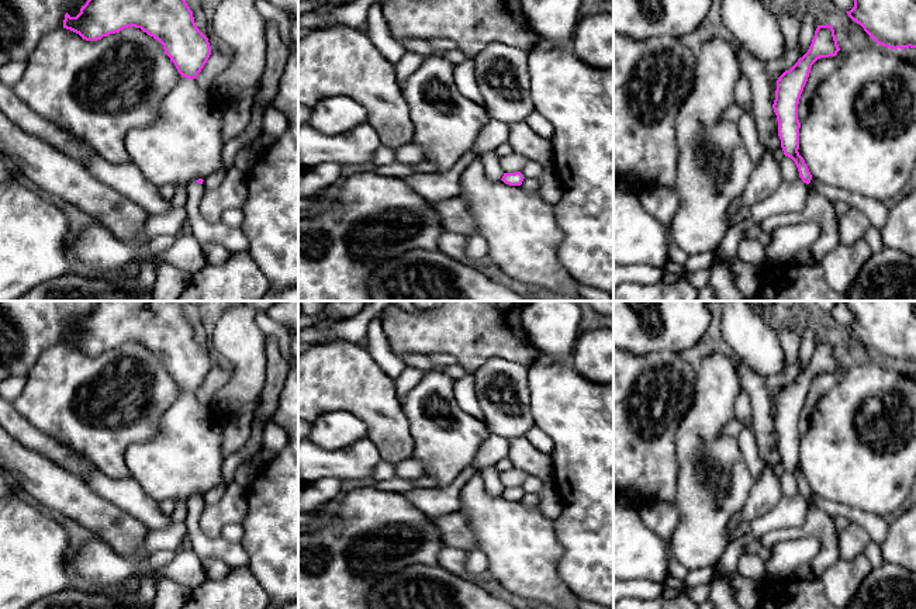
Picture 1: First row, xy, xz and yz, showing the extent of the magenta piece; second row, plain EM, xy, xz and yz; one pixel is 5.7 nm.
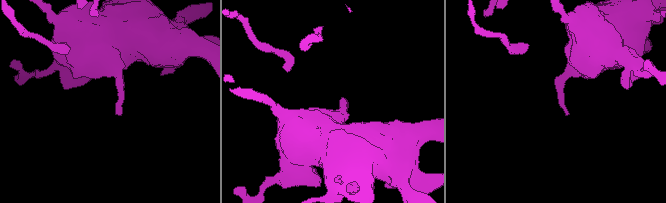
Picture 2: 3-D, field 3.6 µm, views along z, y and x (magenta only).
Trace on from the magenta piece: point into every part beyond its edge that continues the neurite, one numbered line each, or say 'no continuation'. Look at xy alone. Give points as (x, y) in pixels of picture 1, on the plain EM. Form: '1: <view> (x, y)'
1: xy (232, 554)

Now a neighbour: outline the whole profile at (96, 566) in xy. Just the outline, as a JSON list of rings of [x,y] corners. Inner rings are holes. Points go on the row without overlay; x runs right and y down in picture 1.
[[[96,533],[80,547],[75,557],[68,560],[68,570],[79,586],[91,589],[107,589],[134,574],[131,560],[115,553],[113,547]]]

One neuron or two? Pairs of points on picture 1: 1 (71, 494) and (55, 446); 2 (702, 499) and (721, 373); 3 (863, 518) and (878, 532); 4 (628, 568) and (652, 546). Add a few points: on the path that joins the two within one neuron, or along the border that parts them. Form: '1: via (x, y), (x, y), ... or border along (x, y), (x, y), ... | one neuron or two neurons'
1: via (59, 483), (55, 478), (55, 457) | one neuron
2: via (692, 469), (697, 435), (714, 404) | one neuron
3: via (867, 521), (874, 528) | one neuron
4: via (633, 563), (646, 552) | one neuron

